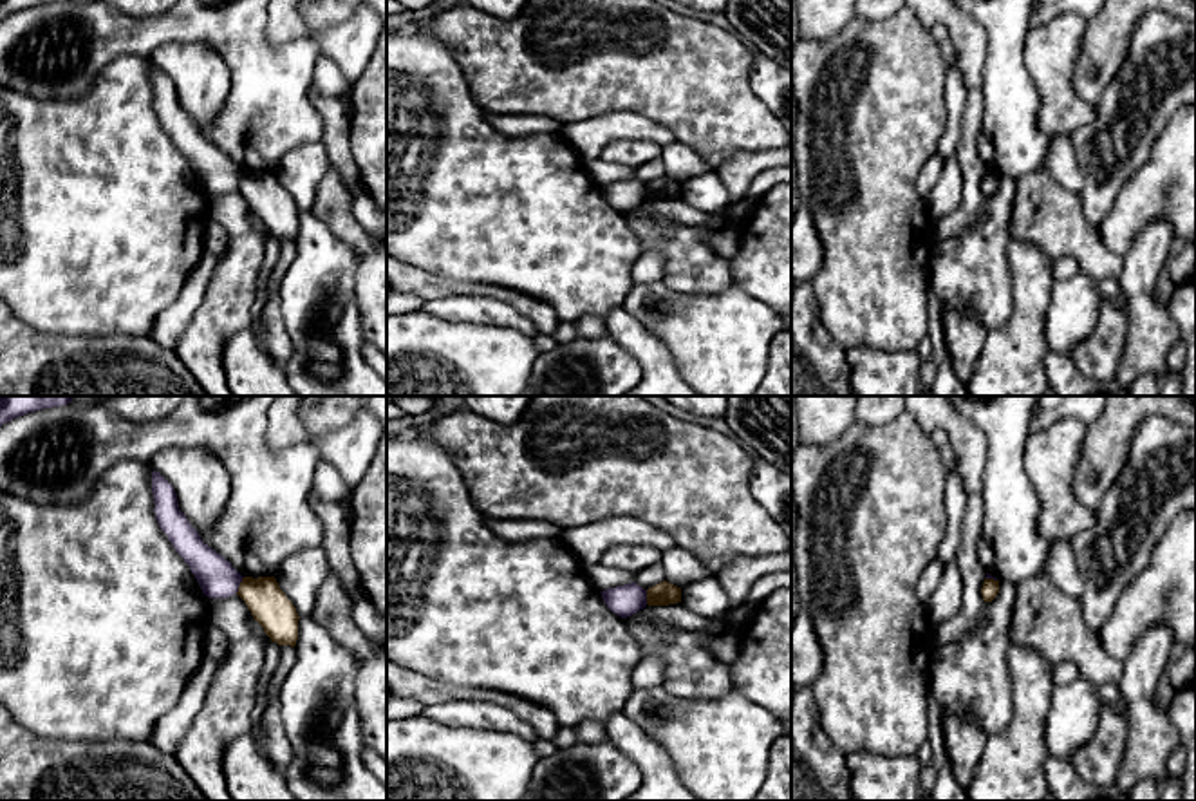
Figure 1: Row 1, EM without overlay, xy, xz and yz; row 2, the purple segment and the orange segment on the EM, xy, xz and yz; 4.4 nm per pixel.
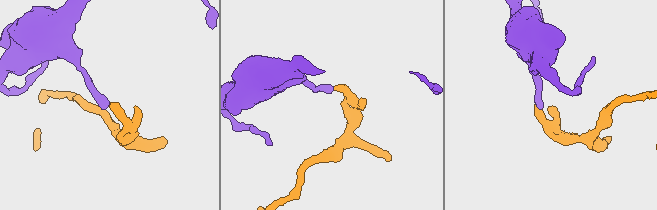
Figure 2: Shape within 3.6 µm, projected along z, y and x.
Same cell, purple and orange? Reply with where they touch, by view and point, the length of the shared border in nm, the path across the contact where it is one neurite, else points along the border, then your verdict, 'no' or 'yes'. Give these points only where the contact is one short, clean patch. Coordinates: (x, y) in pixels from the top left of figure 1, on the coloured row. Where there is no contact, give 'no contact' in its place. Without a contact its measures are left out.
xy (239, 584) | 80 nm | along xy (244, 577), (235, 592) | no

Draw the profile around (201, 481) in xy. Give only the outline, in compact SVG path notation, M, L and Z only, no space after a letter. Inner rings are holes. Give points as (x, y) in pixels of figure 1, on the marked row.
M170 447L150 461L175 490L179 510L197 532L220 515L229 495L229 476L222 461L201 447Z

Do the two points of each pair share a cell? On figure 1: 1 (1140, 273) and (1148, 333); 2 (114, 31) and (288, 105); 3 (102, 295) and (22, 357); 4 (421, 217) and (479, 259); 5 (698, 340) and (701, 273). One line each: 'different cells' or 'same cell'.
1: same cell
2: same cell
3: different cells
4: same cell
5: different cells

